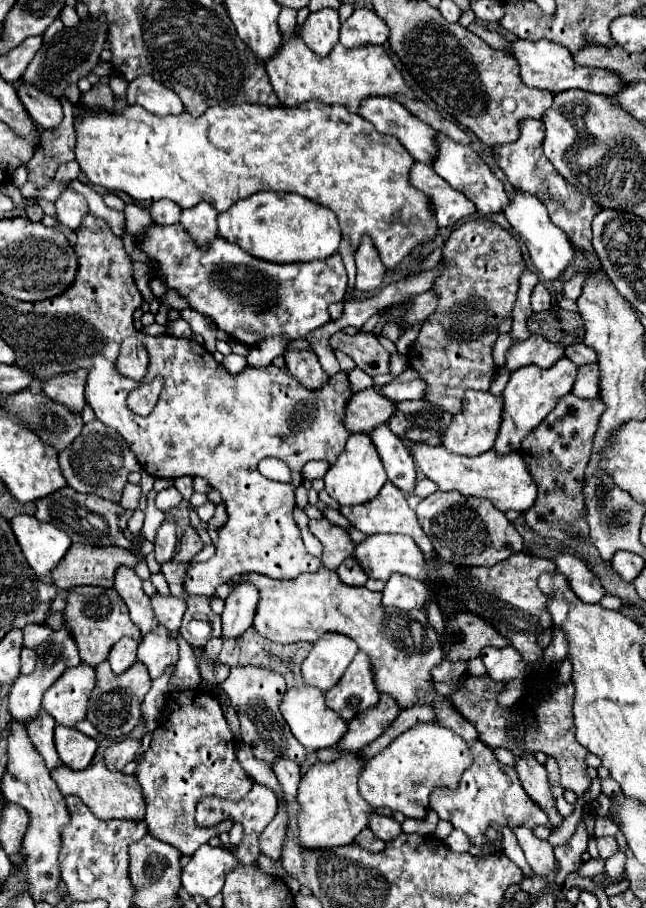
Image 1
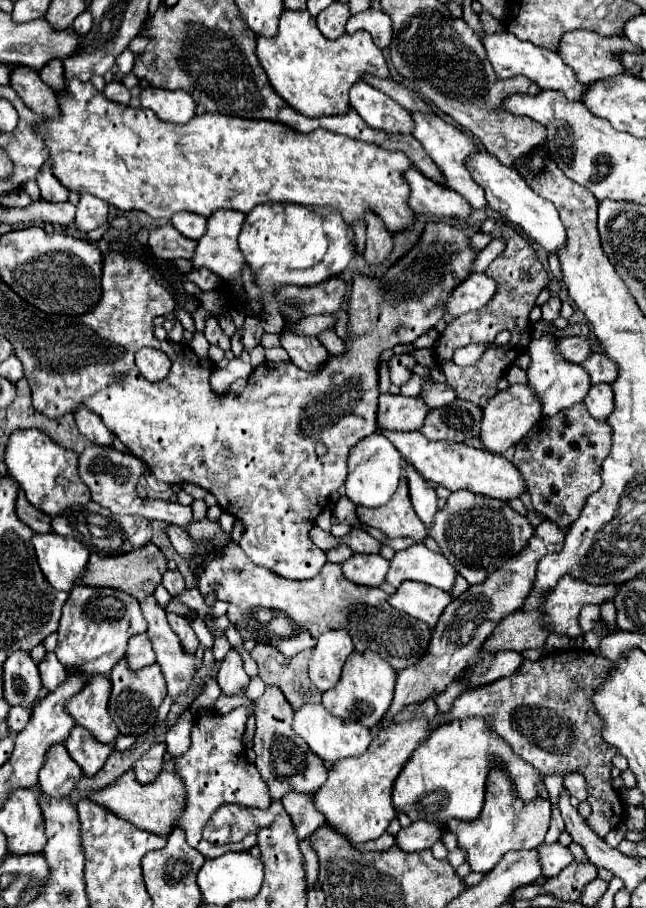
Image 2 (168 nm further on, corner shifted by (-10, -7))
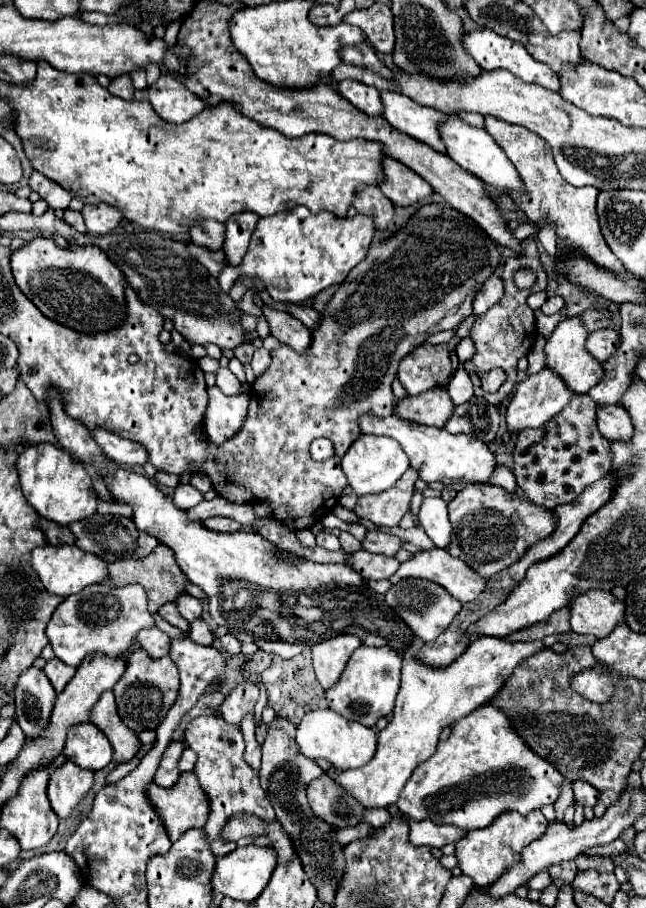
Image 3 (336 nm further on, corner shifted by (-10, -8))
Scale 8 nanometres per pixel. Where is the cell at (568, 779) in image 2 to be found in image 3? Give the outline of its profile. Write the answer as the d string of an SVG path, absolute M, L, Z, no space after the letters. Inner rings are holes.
M576 781L574 783L574 799L582 807L594 807L598 801L598 791L590 783Z

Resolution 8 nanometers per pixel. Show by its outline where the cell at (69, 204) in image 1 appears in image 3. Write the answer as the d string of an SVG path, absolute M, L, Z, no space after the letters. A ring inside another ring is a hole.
M84 205L82 215L86 221L88 233L94 233L94 235L110 233L124 219L122 211L112 205Z

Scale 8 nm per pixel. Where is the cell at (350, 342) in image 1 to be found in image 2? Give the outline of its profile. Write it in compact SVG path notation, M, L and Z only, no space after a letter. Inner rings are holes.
M394 354L388 360L388 368L390 368L390 382L396 386L402 386L410 374L412 374L412 366L414 366L414 358L408 354Z

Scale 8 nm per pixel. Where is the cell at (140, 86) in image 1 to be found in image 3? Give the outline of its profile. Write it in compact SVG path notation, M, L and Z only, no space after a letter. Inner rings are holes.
M160 75L160 79L148 87L148 101L154 111L168 123L184 123L196 117L206 101L196 93L188 91L182 81L172 75Z

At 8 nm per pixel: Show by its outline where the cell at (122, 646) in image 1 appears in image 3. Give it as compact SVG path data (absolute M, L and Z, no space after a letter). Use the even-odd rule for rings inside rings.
M158 627L142 629L142 631L138 633L136 641L138 641L140 647L142 647L144 651L148 651L148 655L154 657L154 659L168 655L168 651L170 651L170 637L168 637L164 631L160 631Z

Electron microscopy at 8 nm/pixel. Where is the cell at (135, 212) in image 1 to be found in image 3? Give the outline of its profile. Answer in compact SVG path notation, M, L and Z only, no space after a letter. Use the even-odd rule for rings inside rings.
M190 243L188 249L190 249L190 253L194 253L194 257L198 257L198 261L202 261L202 265L206 265L206 269L208 269L214 277L218 277L220 271L228 265L226 255L224 255L222 251L218 251L218 253L210 253L208 249L202 249L202 247L194 245L194 243Z

